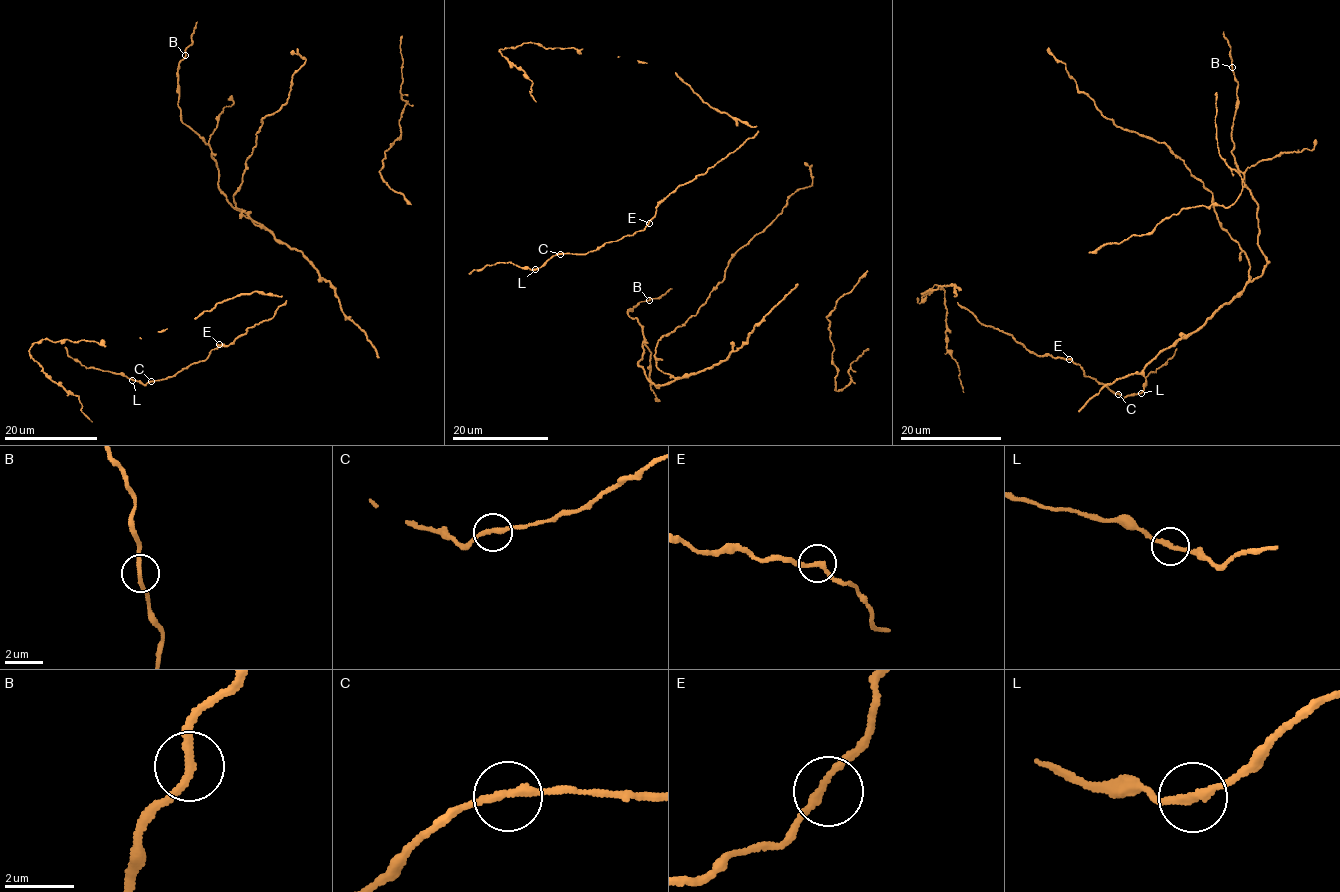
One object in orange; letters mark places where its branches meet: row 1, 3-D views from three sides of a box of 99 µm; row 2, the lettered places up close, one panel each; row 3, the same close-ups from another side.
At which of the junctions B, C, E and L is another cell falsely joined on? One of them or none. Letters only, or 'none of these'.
none of these

